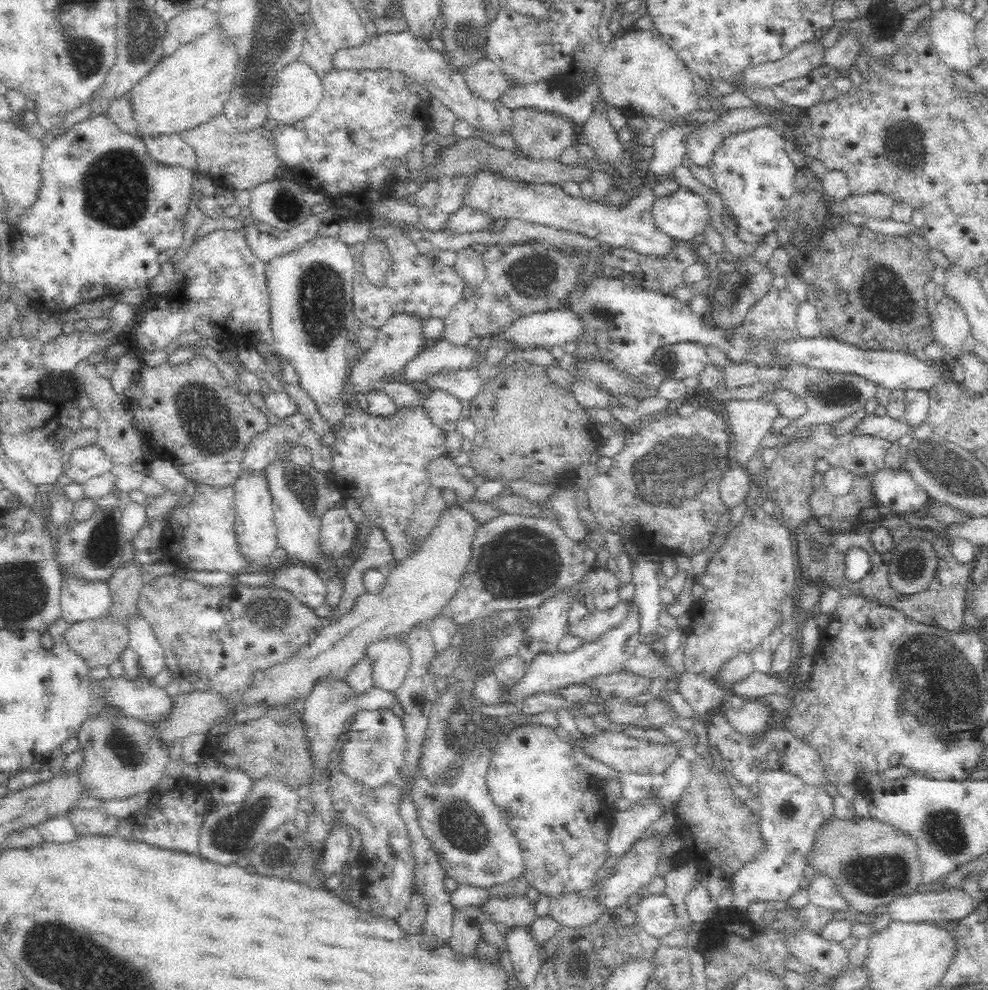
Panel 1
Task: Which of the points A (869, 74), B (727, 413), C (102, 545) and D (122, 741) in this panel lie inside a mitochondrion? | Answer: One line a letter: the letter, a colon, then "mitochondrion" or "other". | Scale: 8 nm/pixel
A: other
B: other
C: mitochondrion
D: mitochondrion

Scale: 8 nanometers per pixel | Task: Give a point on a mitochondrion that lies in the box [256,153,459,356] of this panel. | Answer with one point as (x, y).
(320, 291)

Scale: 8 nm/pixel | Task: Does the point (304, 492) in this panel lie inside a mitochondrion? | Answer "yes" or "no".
yes

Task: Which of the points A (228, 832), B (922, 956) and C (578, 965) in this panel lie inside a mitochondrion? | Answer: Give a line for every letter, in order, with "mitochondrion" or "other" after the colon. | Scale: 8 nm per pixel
A: mitochondrion
B: other
C: mitochondrion

